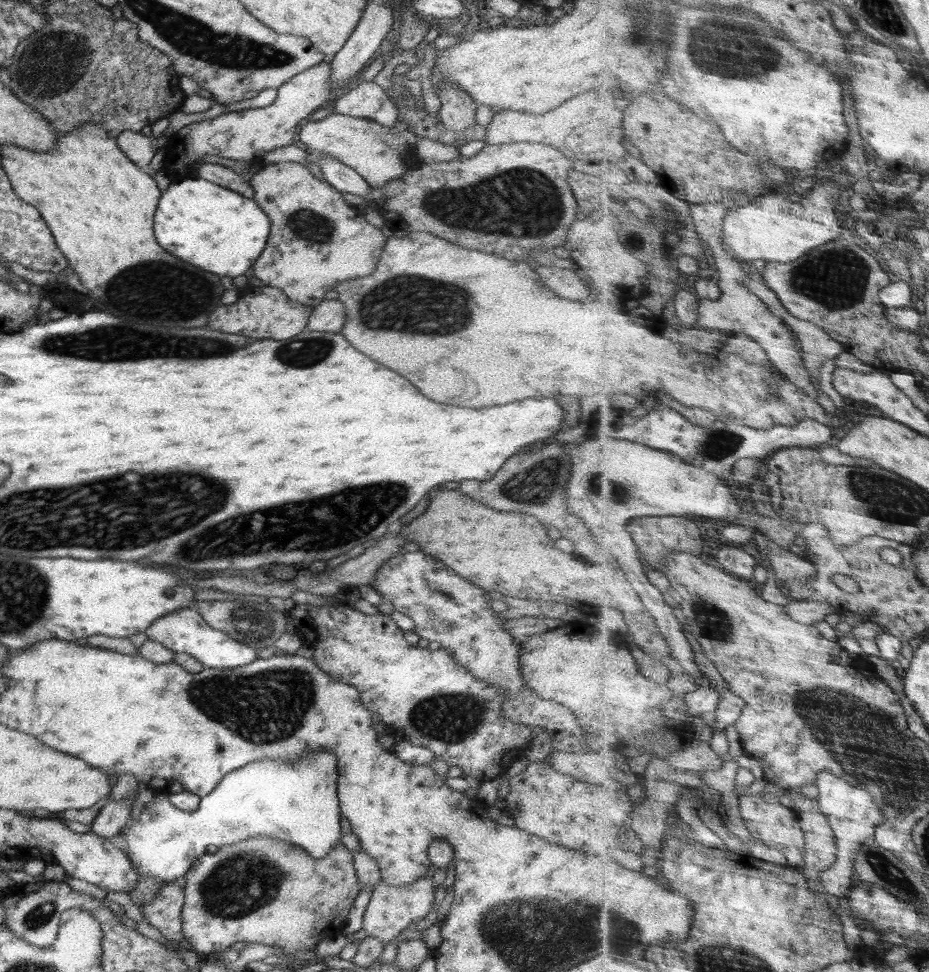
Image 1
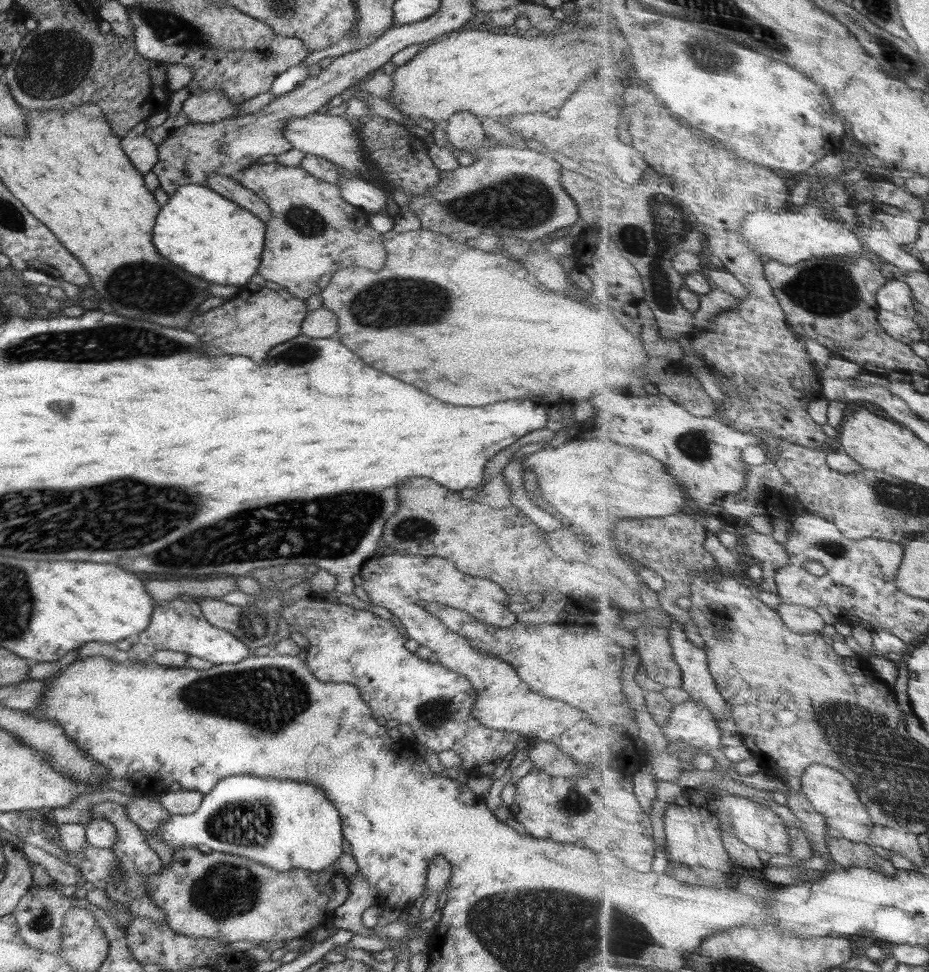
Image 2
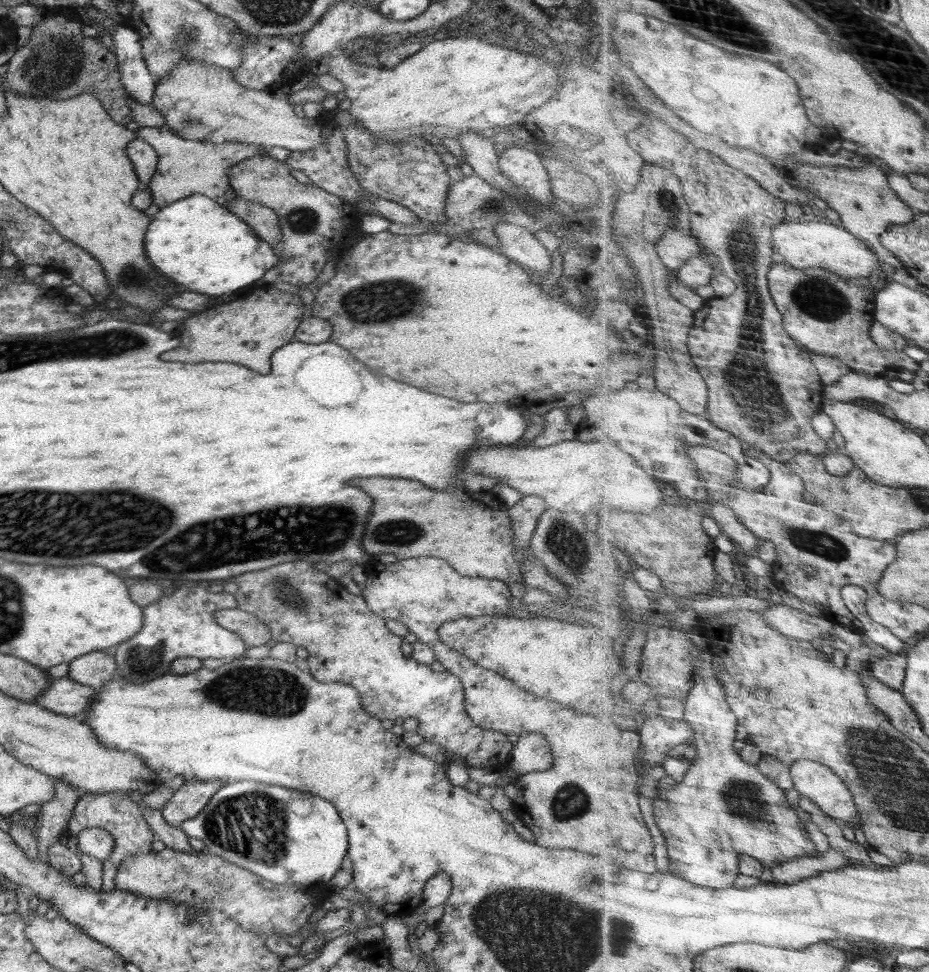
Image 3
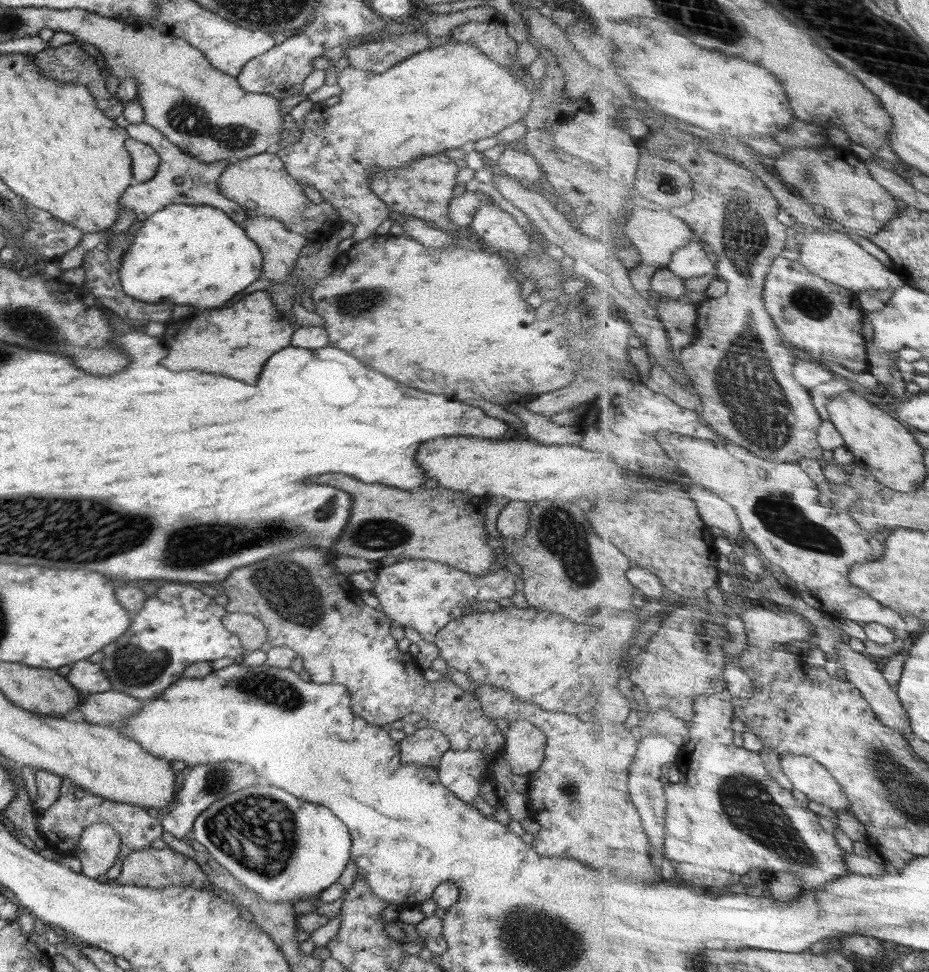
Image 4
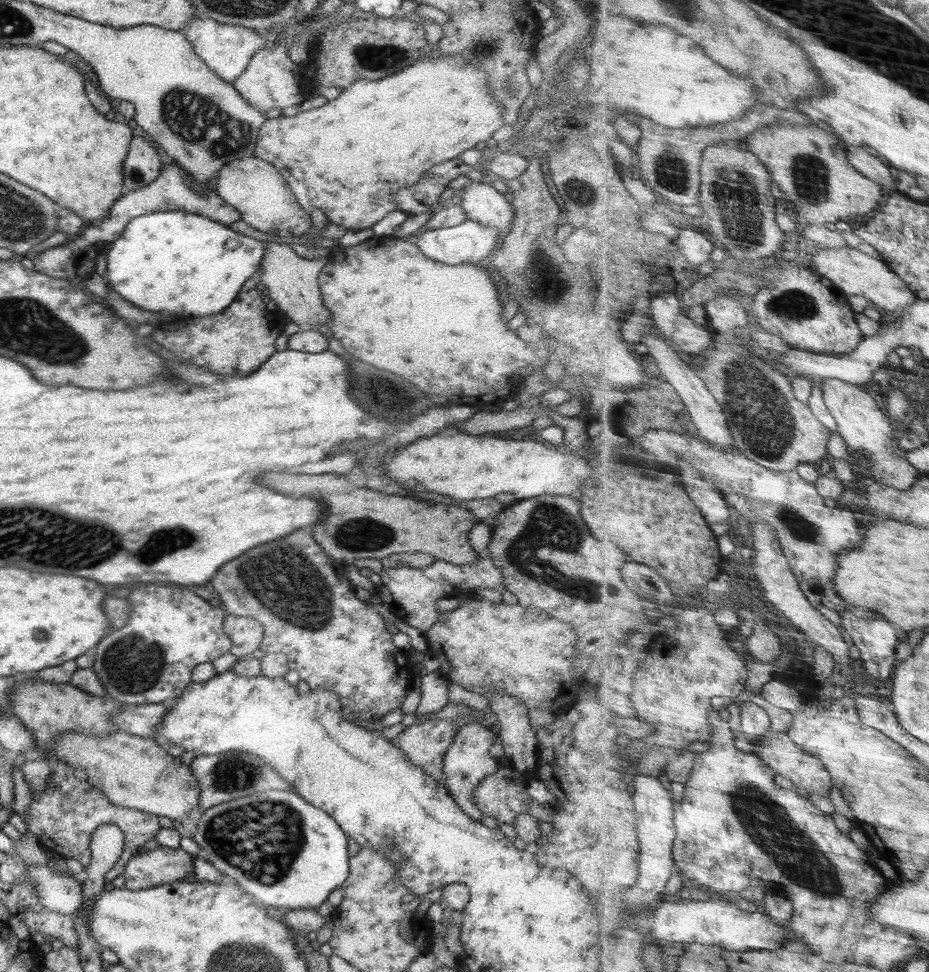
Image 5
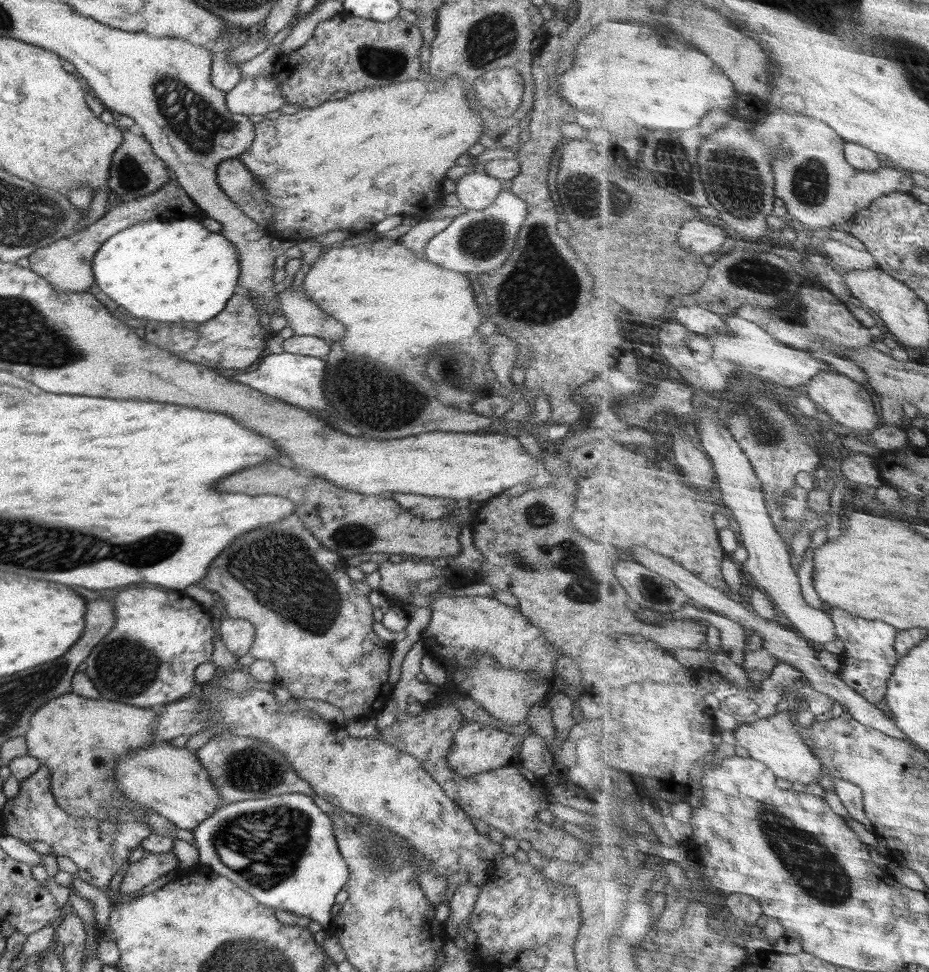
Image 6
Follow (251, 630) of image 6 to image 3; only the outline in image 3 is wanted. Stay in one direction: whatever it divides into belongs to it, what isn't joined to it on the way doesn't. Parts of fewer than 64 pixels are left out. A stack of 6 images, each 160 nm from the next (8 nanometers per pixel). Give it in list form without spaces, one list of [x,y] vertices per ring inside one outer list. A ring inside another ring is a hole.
[[[220,607],[215,612],[215,619],[222,628],[235,632],[248,648],[266,645],[271,639],[269,628],[255,614],[238,607]]]

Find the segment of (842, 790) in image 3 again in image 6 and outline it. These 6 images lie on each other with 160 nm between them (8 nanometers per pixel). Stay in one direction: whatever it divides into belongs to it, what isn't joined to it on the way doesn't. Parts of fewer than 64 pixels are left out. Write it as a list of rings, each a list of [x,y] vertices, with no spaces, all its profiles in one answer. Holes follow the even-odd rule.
[[[786,712],[754,724],[740,723],[735,737],[737,744],[747,749],[751,758],[765,762],[780,778],[808,785],[818,783],[824,776],[824,762],[802,740],[795,717]]]

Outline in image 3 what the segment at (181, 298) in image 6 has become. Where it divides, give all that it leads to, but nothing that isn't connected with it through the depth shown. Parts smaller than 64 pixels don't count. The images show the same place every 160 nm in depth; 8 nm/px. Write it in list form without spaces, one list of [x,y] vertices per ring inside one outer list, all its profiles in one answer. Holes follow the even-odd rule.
[[[193,194],[171,202],[168,206],[162,206],[146,230],[144,248],[152,266],[158,268],[166,278],[174,280],[184,290],[198,292],[204,296],[222,296],[238,288],[257,286],[260,284],[258,278],[261,281],[263,275],[278,263],[274,250],[263,242],[250,226],[232,214],[226,206],[203,194]]]

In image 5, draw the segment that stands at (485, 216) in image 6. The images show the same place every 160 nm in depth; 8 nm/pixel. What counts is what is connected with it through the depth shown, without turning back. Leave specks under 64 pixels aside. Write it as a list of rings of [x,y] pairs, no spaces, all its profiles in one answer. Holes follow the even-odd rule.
[[[466,219],[464,222],[458,223],[458,226],[434,230],[421,229],[415,235],[417,238],[416,246],[428,259],[444,262],[450,266],[466,265],[467,263],[480,265],[482,260],[489,257],[497,249],[501,240],[498,229],[484,226],[474,219]]]

